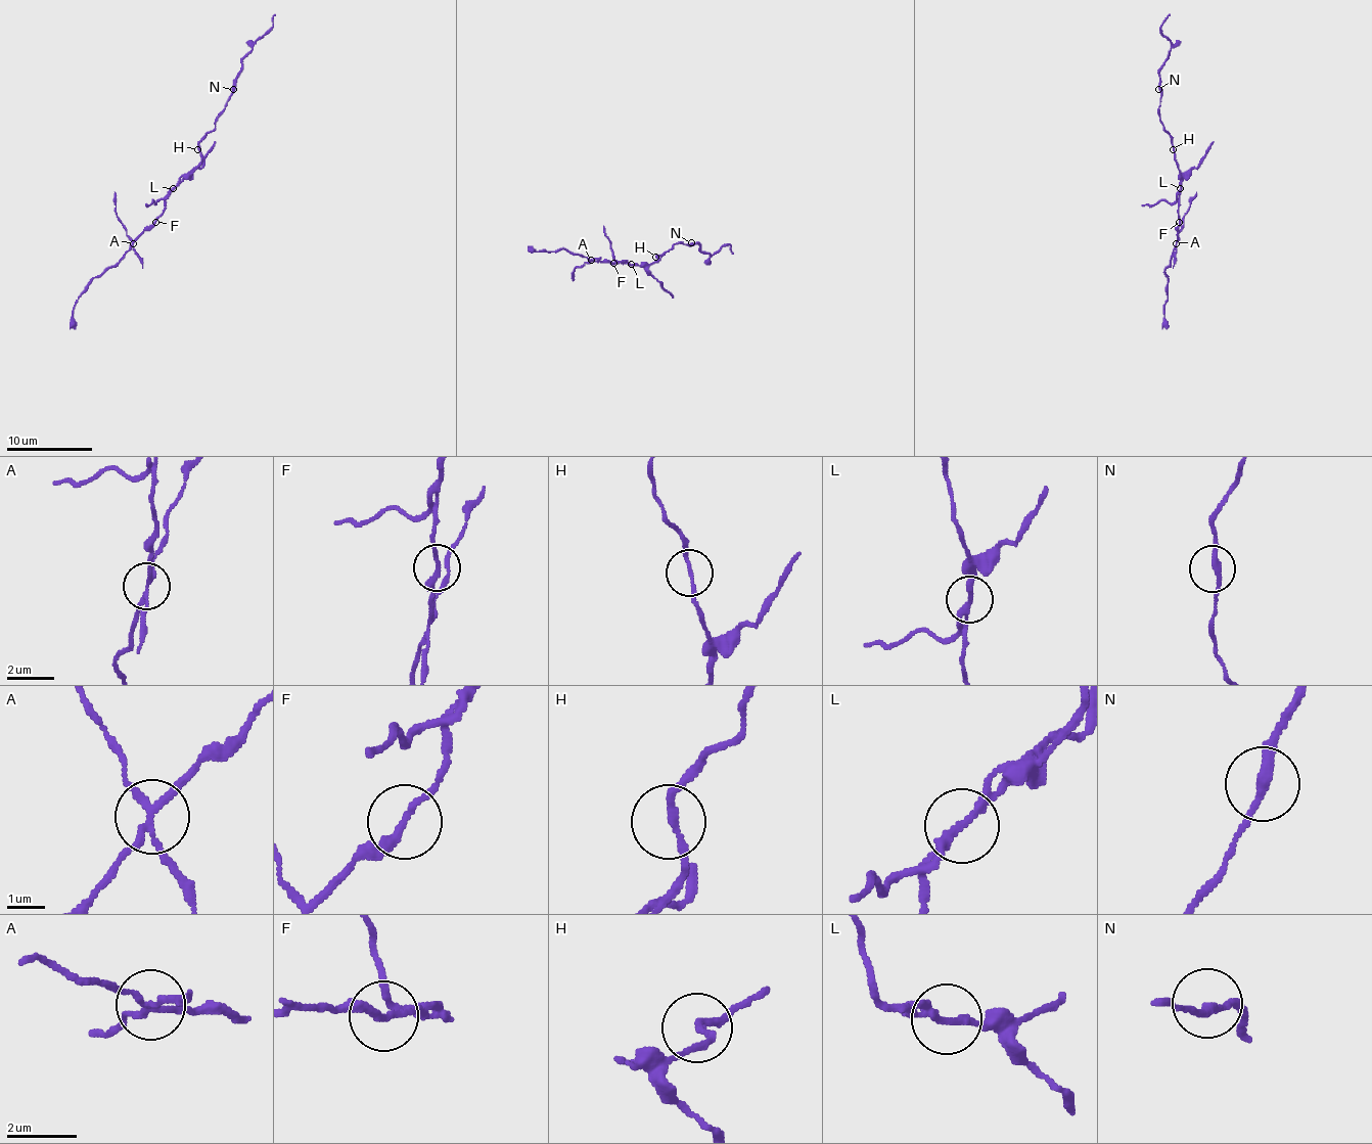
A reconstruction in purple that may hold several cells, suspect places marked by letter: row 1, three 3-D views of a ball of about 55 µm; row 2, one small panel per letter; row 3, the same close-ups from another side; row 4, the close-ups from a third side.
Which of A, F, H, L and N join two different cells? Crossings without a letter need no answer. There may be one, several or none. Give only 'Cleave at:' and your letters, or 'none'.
Cleave at: A, L

